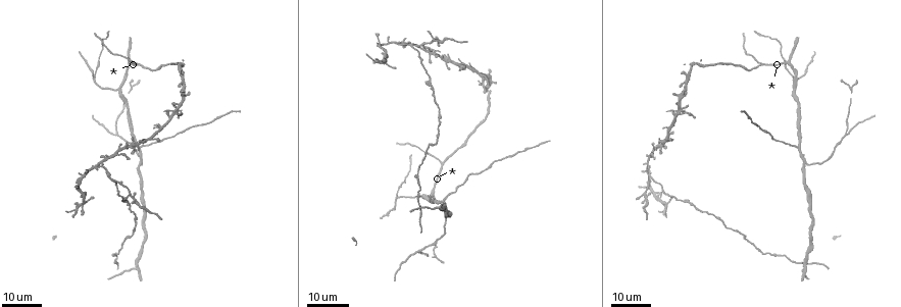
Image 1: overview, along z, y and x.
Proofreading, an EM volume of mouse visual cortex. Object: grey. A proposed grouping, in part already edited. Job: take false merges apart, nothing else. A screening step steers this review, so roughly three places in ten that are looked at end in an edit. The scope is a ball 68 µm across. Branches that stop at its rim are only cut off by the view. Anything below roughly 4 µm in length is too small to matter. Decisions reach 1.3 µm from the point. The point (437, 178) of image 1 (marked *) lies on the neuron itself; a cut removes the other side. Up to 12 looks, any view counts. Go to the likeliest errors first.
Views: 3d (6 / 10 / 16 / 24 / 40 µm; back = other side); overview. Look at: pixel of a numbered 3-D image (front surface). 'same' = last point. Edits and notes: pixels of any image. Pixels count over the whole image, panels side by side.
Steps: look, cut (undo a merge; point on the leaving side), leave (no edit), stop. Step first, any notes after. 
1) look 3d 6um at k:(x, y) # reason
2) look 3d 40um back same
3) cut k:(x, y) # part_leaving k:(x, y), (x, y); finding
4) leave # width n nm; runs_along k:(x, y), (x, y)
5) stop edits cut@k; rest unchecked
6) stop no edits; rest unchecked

look 3d 24um at 1:(114, 152) # four or more arms meet

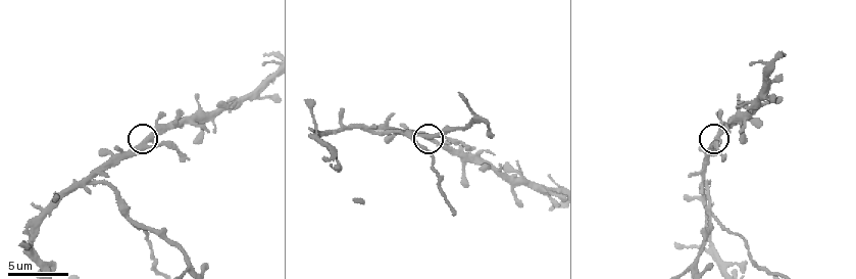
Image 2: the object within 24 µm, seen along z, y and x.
look 3d 10um at 2:(145, 144)

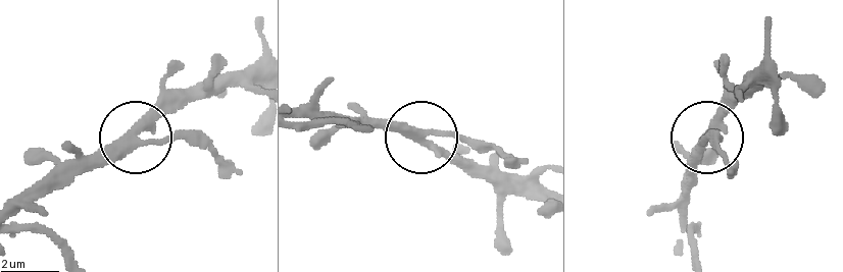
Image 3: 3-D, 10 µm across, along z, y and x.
look 3d 6um at 3:(423, 133) # closer look

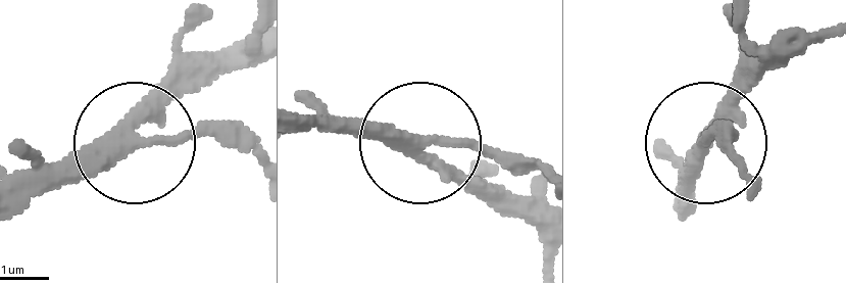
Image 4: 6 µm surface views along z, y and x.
leave # runs_along 4:(536, 231), (422, 149), (532, 157); all the same neuron

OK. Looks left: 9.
look 3d 16um at 1:(120, 90) # two arms at a narrow angle

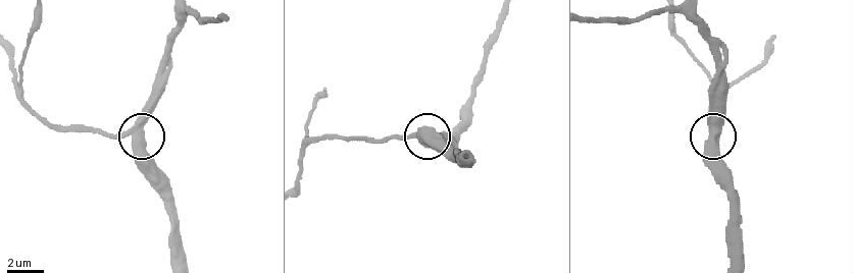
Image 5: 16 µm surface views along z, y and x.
look 3d 6um at 5:(712, 133) # closer look

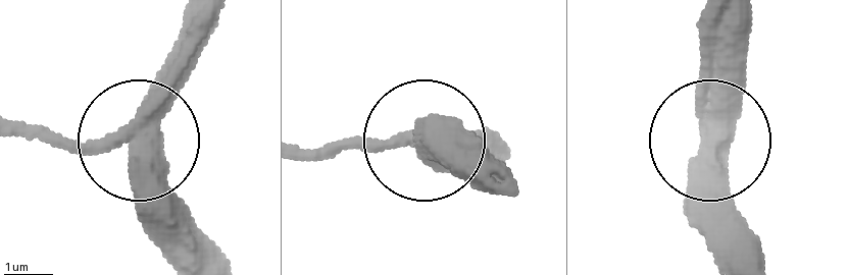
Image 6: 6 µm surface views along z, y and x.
leave # width 410 nm; runs_along 6:(208, 21), (200, 58), (136, 139), (50, 143), (13, 130); one neuron here

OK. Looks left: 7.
look 3d 24um at 1:(418, 249) # three-way junction

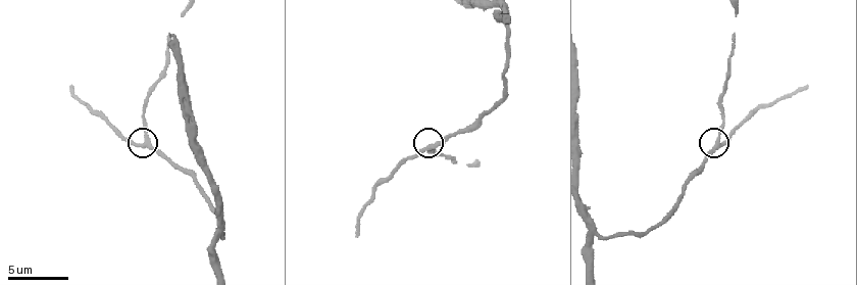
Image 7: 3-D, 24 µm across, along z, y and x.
look 3d 6um at 7:(718, 144)

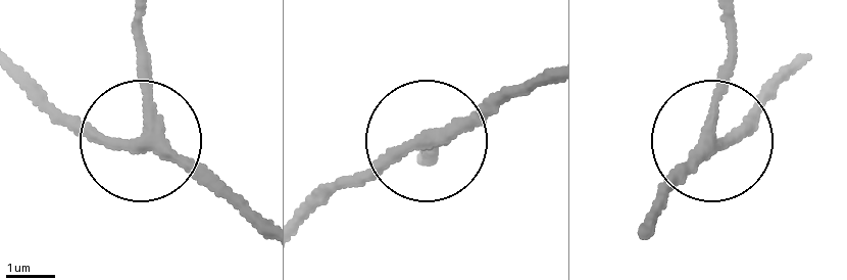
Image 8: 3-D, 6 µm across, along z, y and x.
leave # side_arm 12 um; runs_along 8:(548, 73), (333, 190); one neuron here

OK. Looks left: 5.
look 3d 10um at 2:(384, 134)

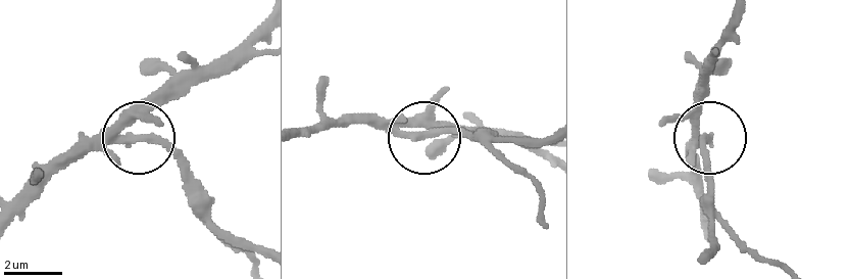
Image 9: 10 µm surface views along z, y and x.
cut 9:(148, 139) # width 240 nm; a second neuron is stuck on

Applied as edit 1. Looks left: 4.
look overview

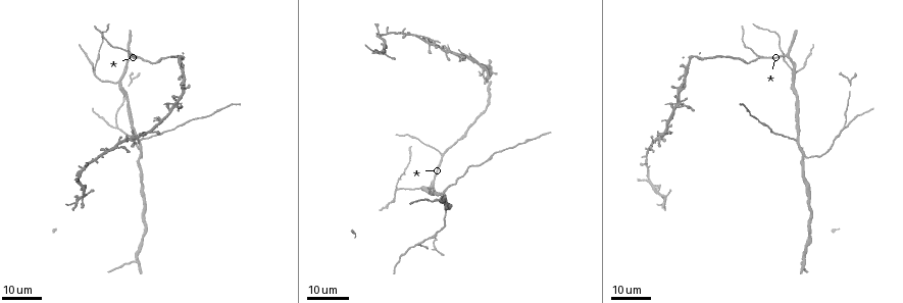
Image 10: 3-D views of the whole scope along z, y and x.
look 3d 24um at 10:(760, 57) # branch point

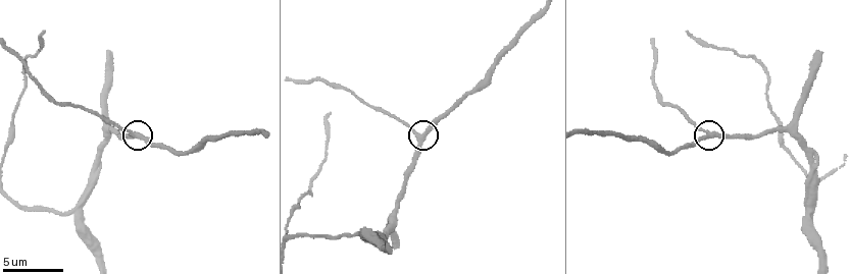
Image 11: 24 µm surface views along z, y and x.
look 3d 10um at 11:(418, 138)

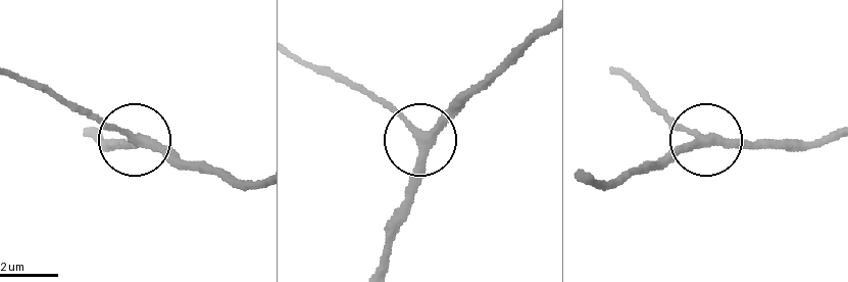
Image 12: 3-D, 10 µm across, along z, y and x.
look 3d 6um at 12:(703, 137) # zoom in

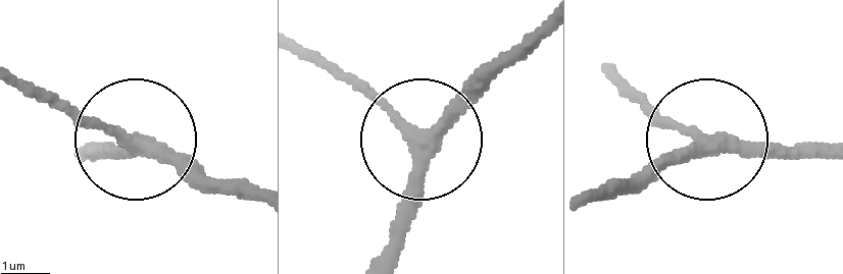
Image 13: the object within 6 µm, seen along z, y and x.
leave # runs_along 13:(369, 263), (418, 153), (325, 59); continuous, no second neuron

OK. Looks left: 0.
stop edits cut@9; rest unchecked

